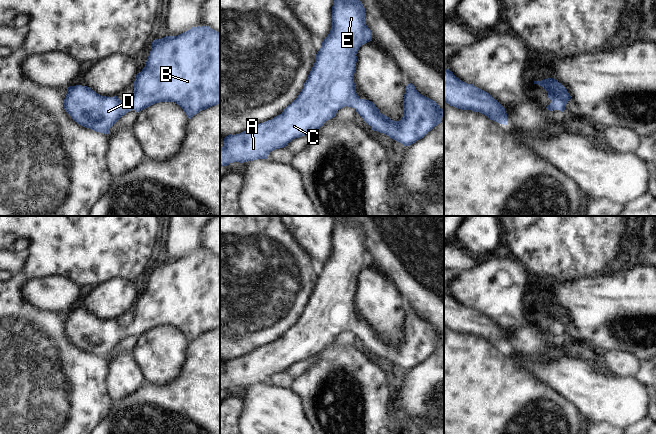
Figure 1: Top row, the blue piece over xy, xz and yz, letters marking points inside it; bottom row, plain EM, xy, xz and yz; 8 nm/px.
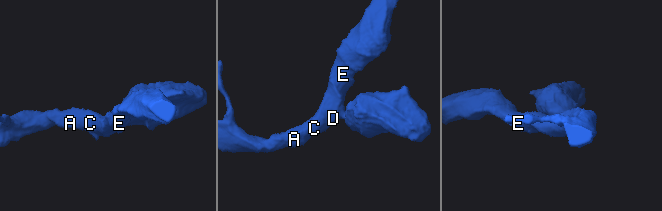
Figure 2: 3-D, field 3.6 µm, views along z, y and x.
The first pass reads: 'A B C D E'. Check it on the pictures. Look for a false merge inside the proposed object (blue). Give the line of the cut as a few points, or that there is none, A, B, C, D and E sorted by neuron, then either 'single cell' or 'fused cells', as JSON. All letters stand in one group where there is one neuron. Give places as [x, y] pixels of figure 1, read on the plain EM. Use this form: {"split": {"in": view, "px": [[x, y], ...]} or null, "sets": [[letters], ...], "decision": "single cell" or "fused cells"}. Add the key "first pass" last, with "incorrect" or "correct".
{"split": null, "sets": [["A", "B", "C", "D", "E"]], "decision": "single cell", "first pass": "correct"}

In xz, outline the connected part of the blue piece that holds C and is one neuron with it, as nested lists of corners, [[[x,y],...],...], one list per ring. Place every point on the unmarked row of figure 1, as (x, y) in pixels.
[[[343,217],[335,221],[332,230],[332,252],[323,264],[322,271],[315,280],[315,287],[297,322],[273,343],[239,358],[226,360],[224,370],[220,372],[220,390],[267,383],[271,375],[286,371],[295,362],[315,357],[326,345],[335,341],[338,334],[346,330],[355,332],[373,355],[383,357],[404,370],[422,363],[441,347],[444,334],[435,325],[420,318],[411,307],[405,312],[403,341],[399,345],[393,345],[381,338],[373,326],[359,322],[354,307],[356,278],[362,269],[372,263],[372,256],[366,249],[365,241],[365,232],[356,220]]]

